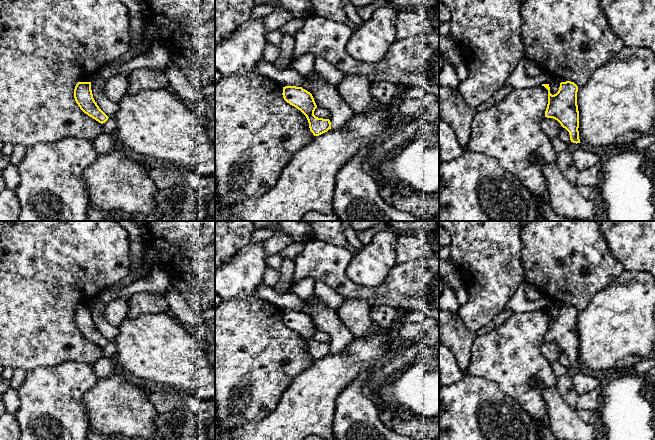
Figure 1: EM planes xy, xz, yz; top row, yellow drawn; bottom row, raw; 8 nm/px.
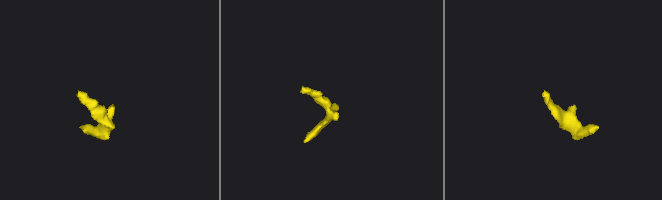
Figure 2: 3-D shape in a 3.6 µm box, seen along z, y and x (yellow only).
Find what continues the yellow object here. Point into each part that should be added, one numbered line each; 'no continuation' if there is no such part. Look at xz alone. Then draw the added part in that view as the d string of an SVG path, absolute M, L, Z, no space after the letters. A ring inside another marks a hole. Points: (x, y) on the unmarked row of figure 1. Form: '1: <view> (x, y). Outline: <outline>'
no continuation

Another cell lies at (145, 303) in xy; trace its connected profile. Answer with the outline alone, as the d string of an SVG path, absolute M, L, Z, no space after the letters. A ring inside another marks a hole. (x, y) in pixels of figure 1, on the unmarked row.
M168 290L161 295L151 293L141 293L133 295L128 300L127 318L133 319L141 314L170 313L168 303Z

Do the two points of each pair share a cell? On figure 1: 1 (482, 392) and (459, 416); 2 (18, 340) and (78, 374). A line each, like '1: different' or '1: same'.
1: same
2: different

